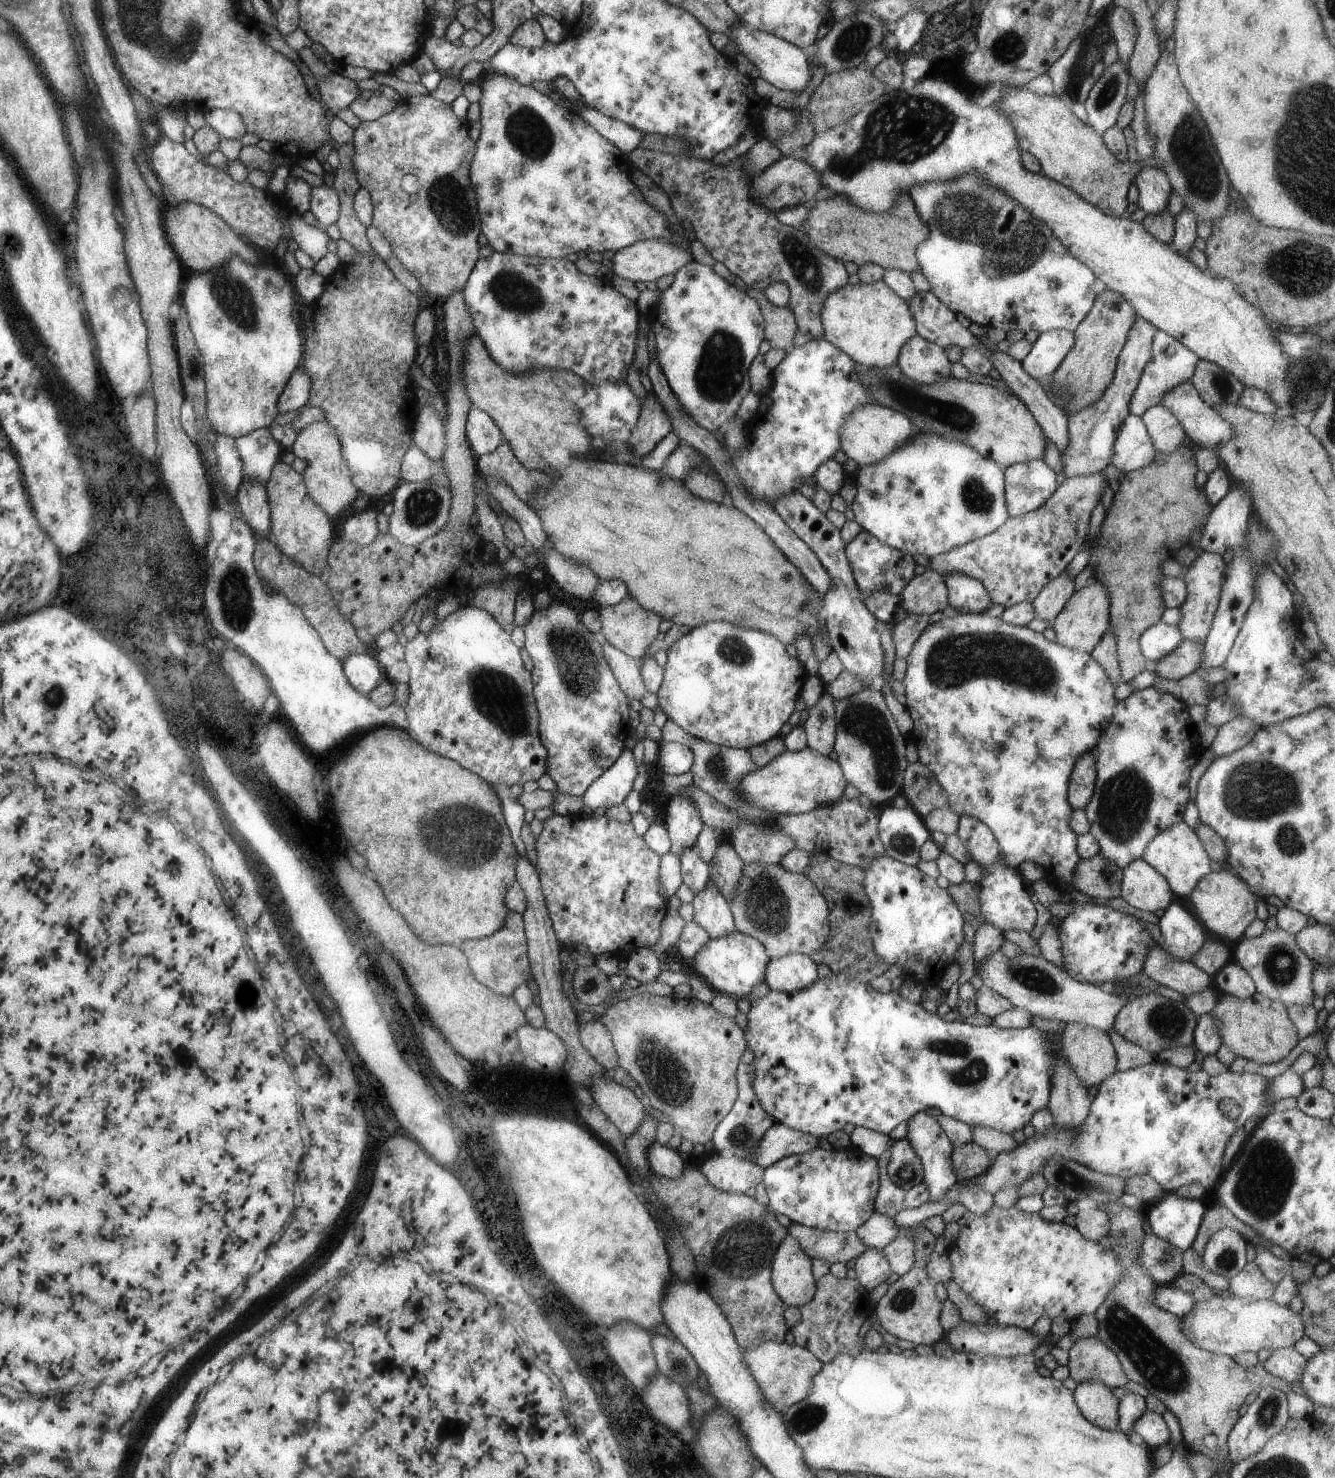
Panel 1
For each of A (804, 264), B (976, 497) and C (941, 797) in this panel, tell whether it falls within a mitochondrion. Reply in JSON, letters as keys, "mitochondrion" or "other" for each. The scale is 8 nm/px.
{"A":"mitochondrion","B":"mitochondrion","C":"other"}

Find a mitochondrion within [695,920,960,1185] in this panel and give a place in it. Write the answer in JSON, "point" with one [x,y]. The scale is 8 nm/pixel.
{"point":[741,1135]}

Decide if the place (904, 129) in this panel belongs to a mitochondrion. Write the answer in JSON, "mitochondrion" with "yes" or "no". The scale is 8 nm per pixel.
{"mitochondrion":"yes"}

